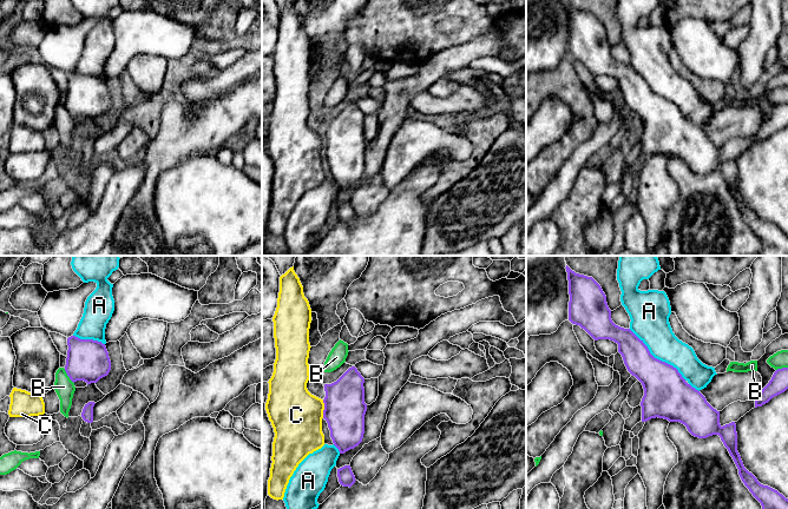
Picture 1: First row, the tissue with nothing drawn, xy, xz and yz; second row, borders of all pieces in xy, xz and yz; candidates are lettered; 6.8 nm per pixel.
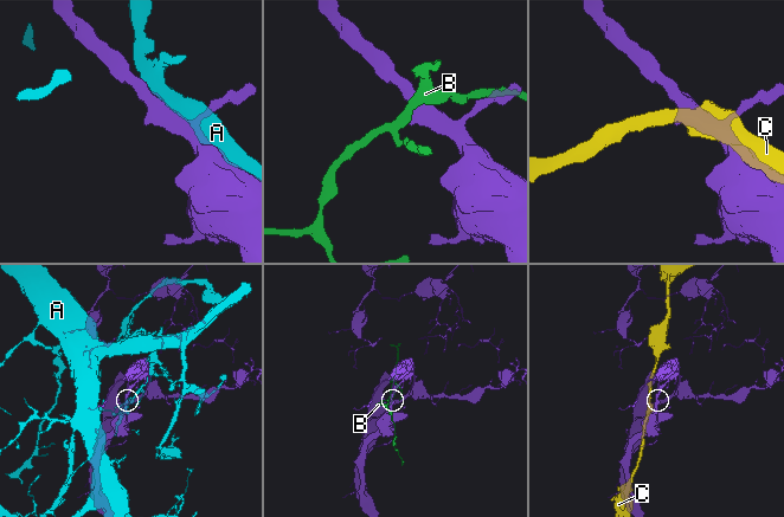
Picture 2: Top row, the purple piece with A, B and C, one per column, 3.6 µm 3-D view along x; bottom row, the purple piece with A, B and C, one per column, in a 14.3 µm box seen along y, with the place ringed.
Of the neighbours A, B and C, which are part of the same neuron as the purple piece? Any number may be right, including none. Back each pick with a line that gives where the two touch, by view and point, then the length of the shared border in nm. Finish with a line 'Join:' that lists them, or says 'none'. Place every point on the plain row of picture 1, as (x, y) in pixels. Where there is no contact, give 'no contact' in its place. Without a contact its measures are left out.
Join: none

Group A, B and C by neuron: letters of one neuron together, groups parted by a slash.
A / B / C

